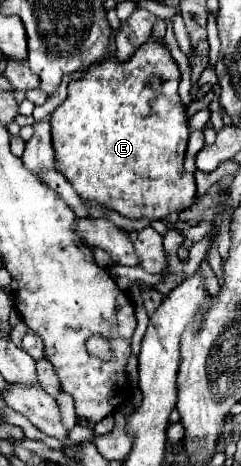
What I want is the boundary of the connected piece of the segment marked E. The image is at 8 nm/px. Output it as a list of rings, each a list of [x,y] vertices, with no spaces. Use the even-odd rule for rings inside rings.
[[[158,38],[144,42],[126,62],[108,56],[94,68],[88,68],[80,80],[70,80],[68,96],[54,110],[50,124],[56,150],[56,170],[68,178],[82,200],[98,202],[132,220],[162,220],[194,202],[196,180],[192,172],[184,170],[190,128],[186,104],[178,96],[178,82],[178,64],[170,56],[168,46]]]

